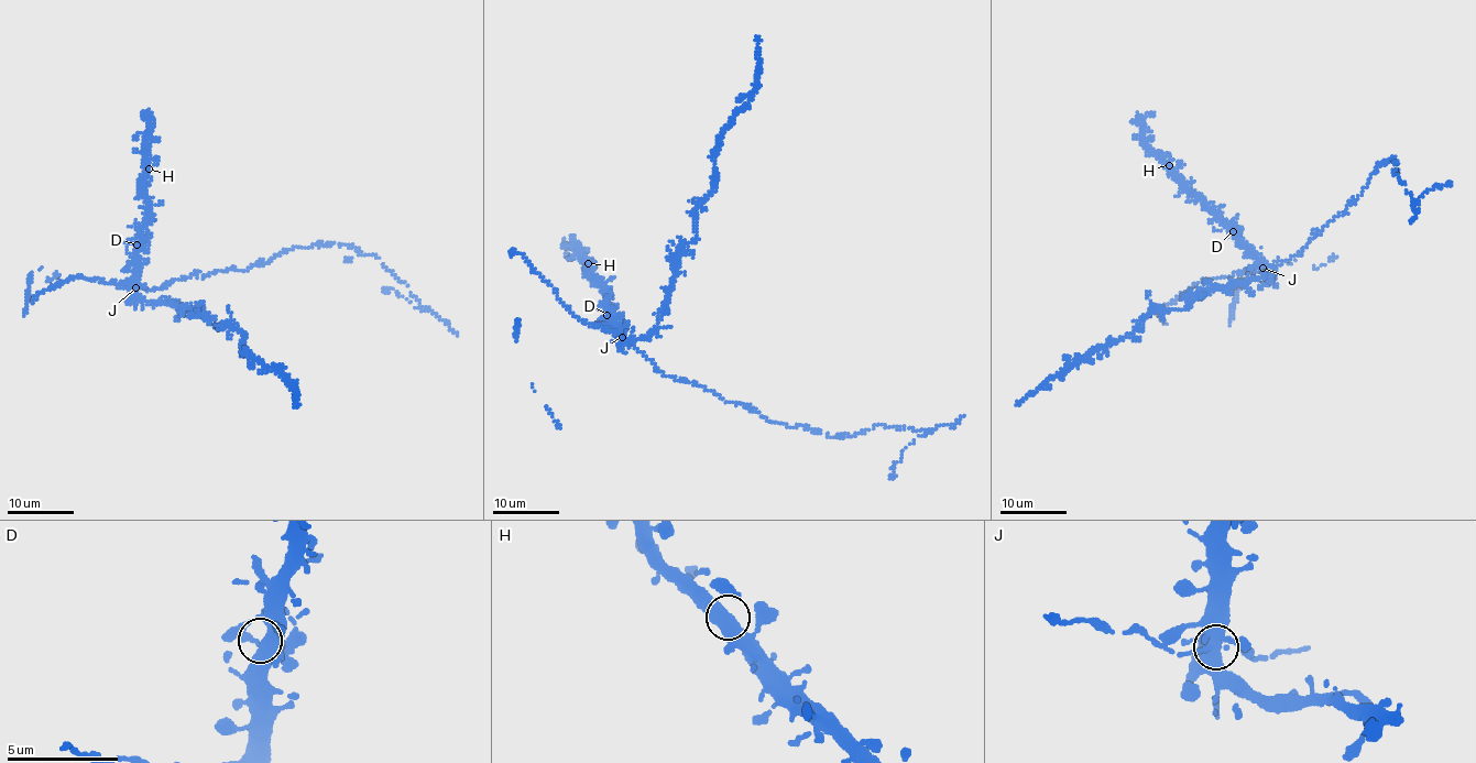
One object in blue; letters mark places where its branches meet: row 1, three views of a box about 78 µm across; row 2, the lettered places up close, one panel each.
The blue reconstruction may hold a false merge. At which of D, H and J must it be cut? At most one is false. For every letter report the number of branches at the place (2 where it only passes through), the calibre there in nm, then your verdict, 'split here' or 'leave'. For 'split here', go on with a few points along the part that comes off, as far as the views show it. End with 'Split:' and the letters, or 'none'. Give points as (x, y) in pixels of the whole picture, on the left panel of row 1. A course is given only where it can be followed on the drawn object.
D: branches 5; calibre 360 nm; leave
H: branches 2; calibre 440 nm; leave
J: branches 5; calibre 380 nm; leave
Split: none

